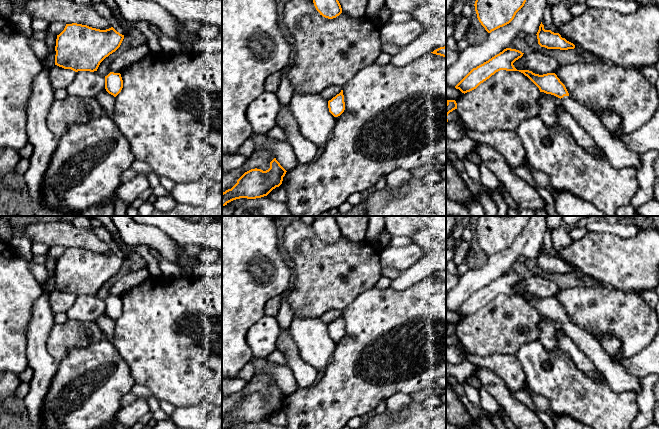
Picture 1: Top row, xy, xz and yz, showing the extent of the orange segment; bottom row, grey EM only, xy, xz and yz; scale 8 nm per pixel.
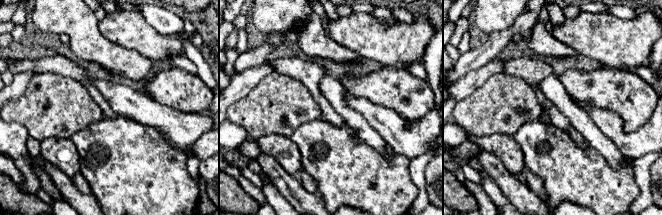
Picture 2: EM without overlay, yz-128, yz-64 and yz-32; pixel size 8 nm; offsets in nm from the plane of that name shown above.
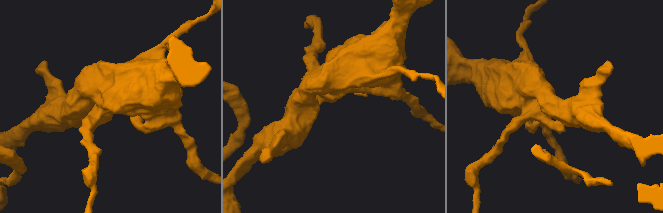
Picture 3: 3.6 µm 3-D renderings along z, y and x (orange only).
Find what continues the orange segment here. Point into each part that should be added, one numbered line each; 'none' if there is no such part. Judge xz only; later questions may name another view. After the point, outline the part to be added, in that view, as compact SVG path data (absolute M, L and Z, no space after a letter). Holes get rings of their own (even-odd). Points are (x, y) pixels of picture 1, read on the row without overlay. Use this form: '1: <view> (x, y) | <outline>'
none

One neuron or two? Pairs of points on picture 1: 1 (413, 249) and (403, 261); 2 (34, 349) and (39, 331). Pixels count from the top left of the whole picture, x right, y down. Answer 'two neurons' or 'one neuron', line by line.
1: one neuron
2: one neuron

